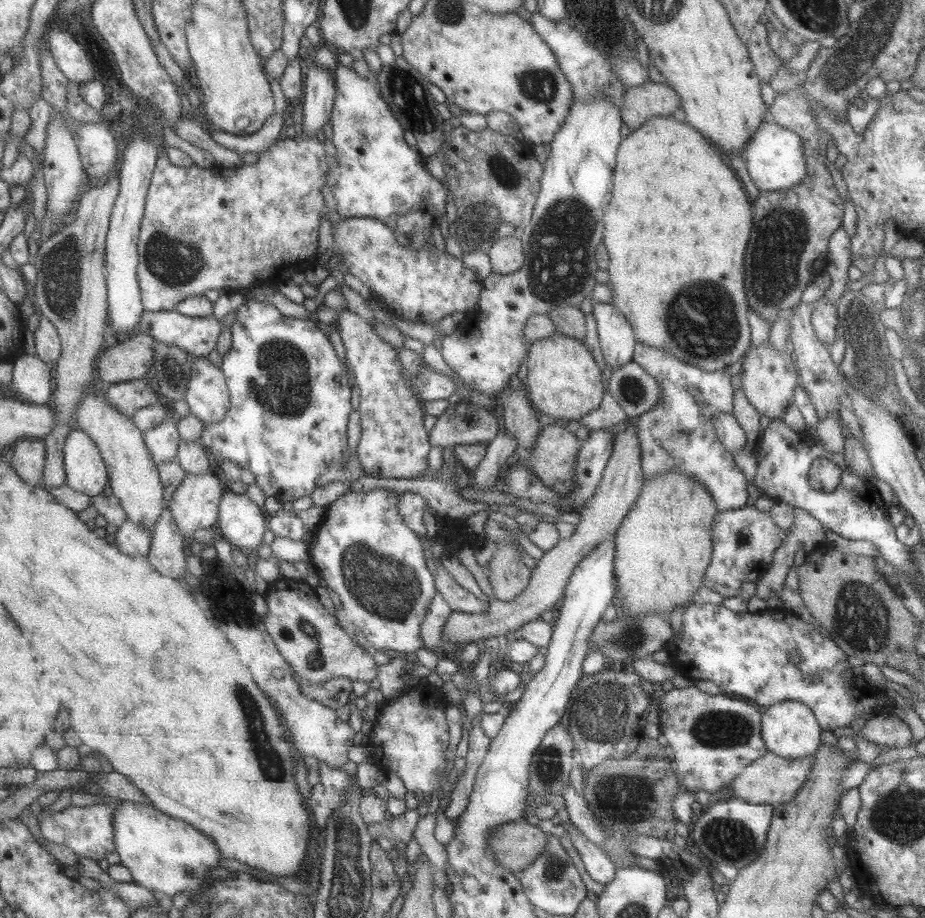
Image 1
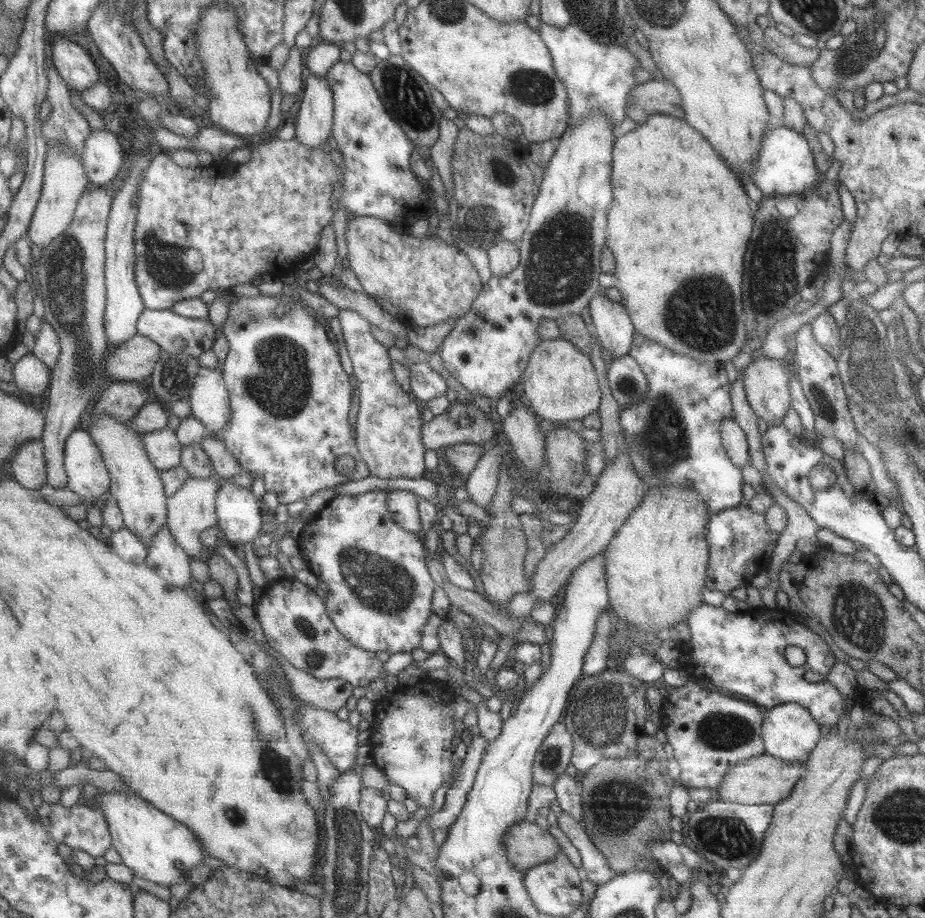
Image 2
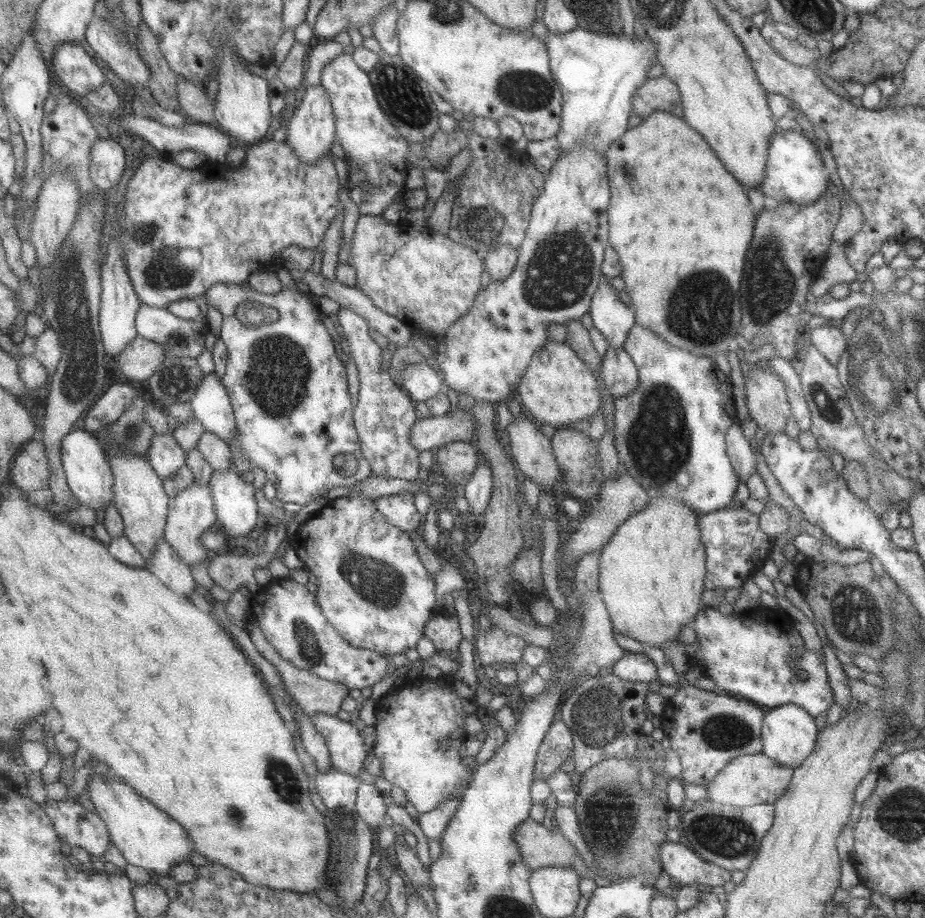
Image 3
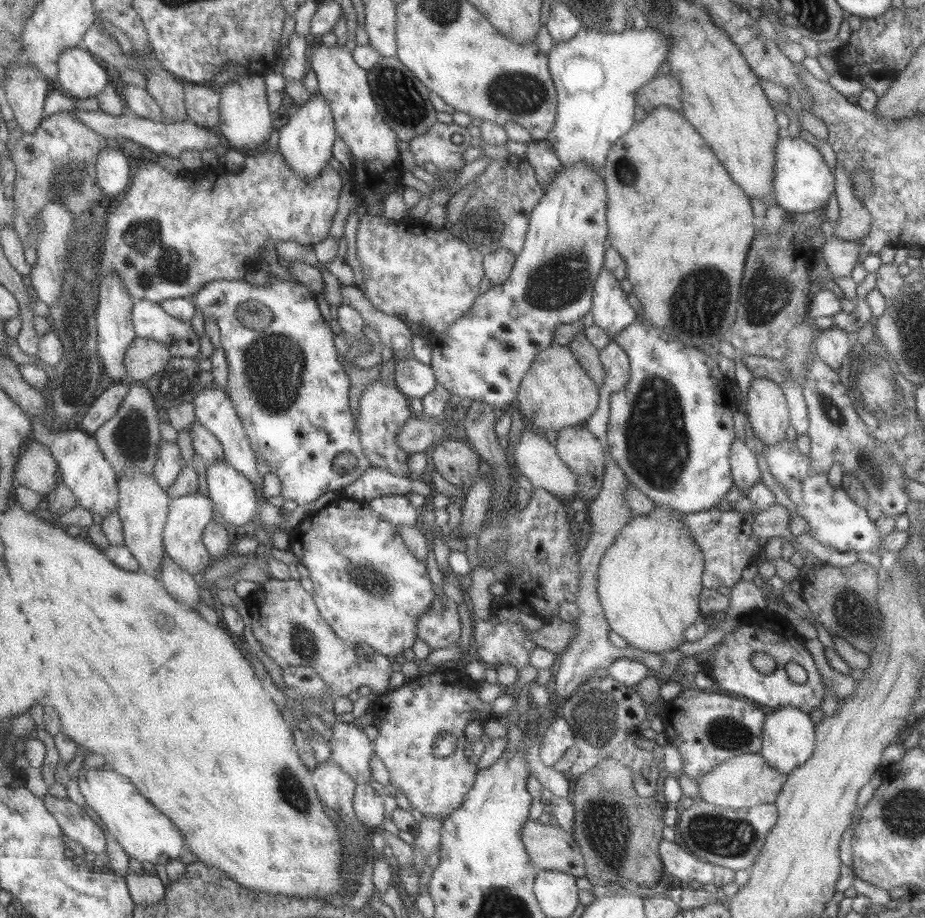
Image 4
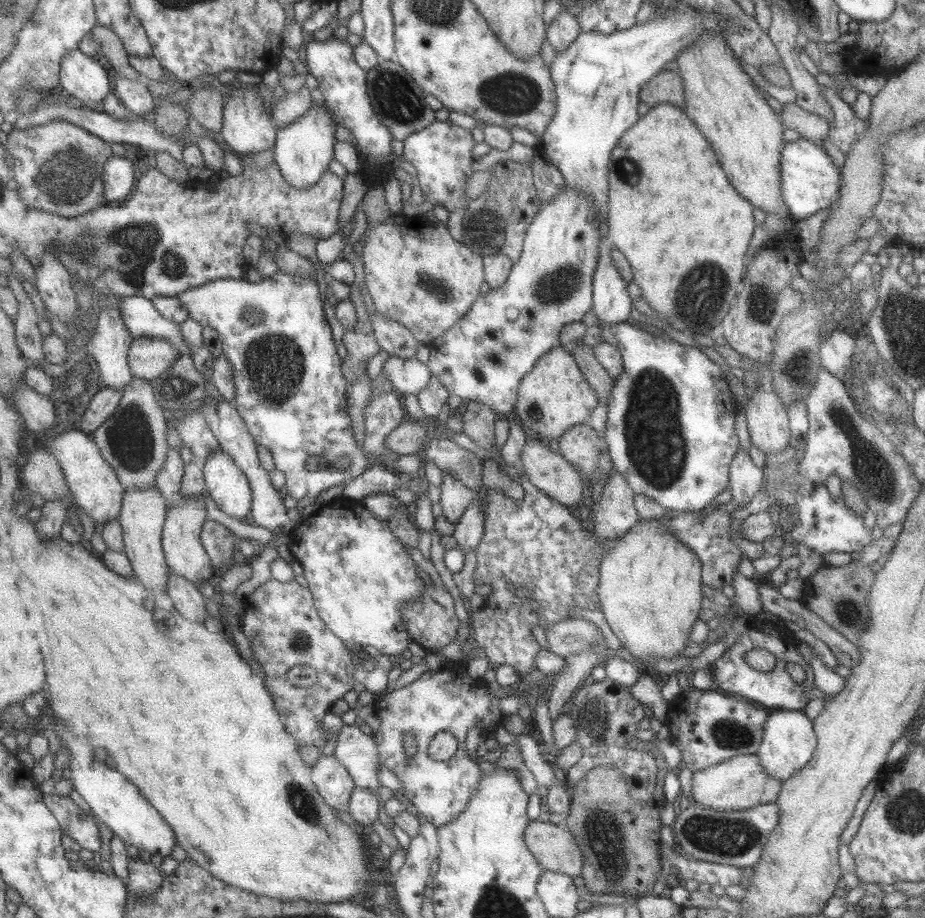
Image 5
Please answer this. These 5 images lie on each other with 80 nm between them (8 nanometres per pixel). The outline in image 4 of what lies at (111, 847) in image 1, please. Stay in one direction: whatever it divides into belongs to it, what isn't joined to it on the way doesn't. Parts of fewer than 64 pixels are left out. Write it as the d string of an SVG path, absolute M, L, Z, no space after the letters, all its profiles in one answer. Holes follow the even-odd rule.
M47 792L45 796L47 809L58 820L64 836L79 842L87 852L102 857L109 844L108 836L91 820L85 808L69 799L57 798L51 792Z

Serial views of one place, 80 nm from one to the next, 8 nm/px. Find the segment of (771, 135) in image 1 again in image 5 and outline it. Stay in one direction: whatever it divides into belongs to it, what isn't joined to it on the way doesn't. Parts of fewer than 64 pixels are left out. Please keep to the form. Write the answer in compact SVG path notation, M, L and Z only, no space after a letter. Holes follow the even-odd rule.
M801 137L795 141L784 142L780 158L780 195L793 221L806 219L811 214L815 215L815 212L833 205L835 200L838 200L840 183L840 172L828 158L821 144Z

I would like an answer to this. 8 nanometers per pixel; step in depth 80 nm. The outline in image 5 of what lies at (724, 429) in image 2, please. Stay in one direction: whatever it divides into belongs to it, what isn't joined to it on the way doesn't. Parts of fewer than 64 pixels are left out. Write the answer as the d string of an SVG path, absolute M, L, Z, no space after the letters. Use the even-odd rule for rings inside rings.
M738 447L728 470L730 499L740 508L747 504L753 498L753 494L762 488L763 481L762 469L756 468L749 455Z

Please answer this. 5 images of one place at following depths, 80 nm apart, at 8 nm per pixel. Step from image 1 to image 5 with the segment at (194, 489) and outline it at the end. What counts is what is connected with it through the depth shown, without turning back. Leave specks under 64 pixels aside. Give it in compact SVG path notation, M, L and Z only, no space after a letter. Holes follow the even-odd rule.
M179 500L173 503L166 512L166 520L162 526L162 550L165 554L169 572L182 576L185 580L199 587L203 582L208 582L214 573L209 557L201 546L199 533L202 522L205 520L203 500Z

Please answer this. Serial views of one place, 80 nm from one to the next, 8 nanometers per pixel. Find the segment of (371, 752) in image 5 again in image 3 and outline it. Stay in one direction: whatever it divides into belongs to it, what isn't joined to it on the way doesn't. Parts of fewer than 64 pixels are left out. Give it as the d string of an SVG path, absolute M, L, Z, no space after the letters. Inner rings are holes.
M321 712L314 713L311 722L326 742L331 766L359 779L363 759L370 750L365 747L363 736L354 723Z

